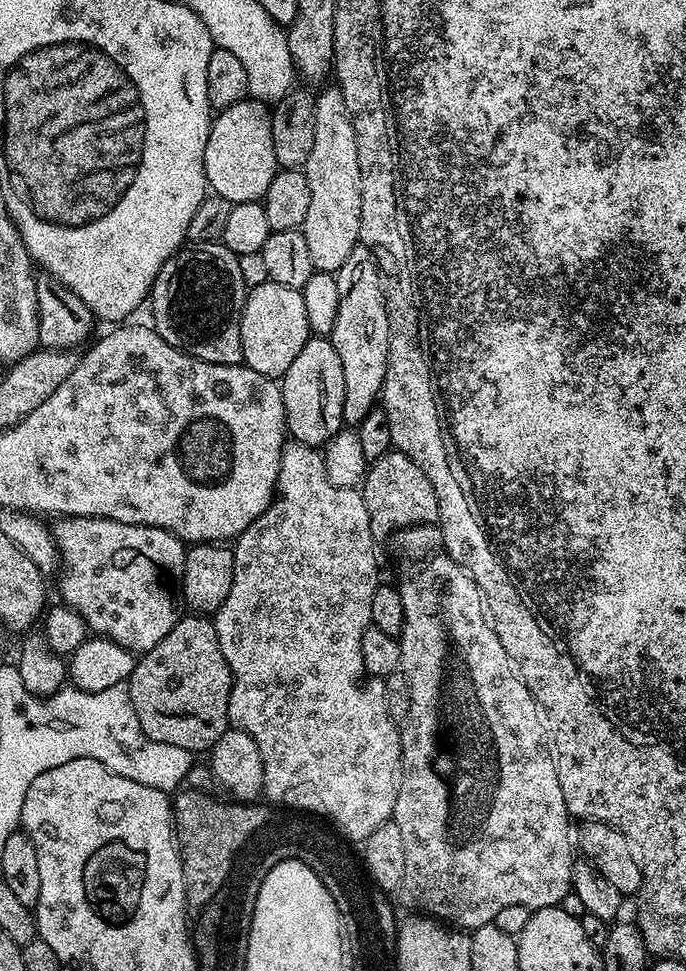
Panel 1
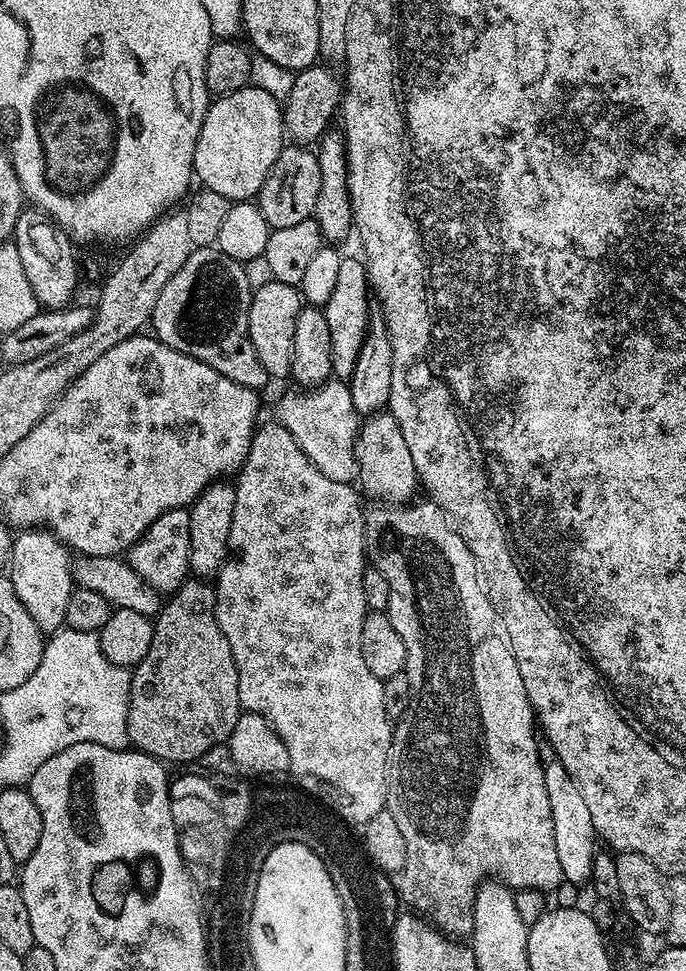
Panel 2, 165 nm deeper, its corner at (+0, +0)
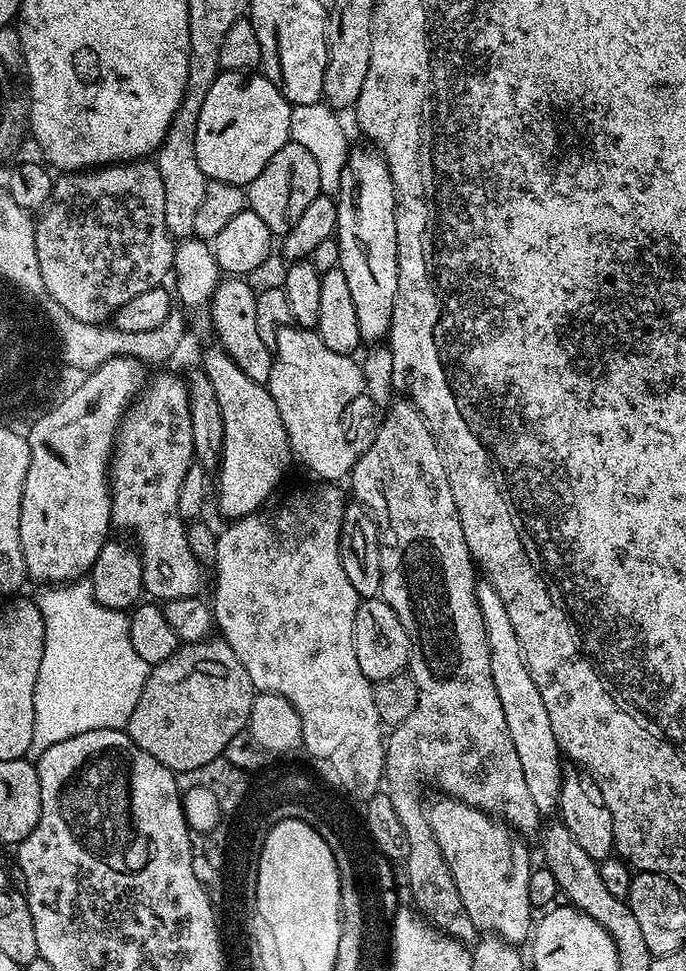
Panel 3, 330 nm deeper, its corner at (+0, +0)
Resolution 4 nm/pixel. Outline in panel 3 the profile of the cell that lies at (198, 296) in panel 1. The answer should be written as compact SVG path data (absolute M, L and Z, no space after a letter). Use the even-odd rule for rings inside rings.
M244 278L221 279L218 287L212 291L210 309L212 308L212 328L216 331L219 347L224 349L233 362L254 382L267 385L272 369L273 349L262 342L258 334L258 293L248 285Z

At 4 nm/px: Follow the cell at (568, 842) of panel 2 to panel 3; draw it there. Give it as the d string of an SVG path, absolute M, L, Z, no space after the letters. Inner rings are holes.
M487 582L477 583L476 597L478 606L482 610L482 626L486 630L486 642L490 646L490 678L494 678L494 690L498 690L498 702L502 702L502 714L506 714L506 730L510 730L514 750L518 750L518 762L522 762L526 790L530 798L534 798L536 809L541 814L555 813L560 802L562 753L554 738L554 730L550 730L550 714L546 710L546 702L542 702L542 694L538 694L538 686L534 686L534 678L530 678L530 670L526 666L522 646L518 642L518 634L514 634L510 614L506 614L506 606L502 606L502 598L498 598L498 592L494 590L494 586Z

